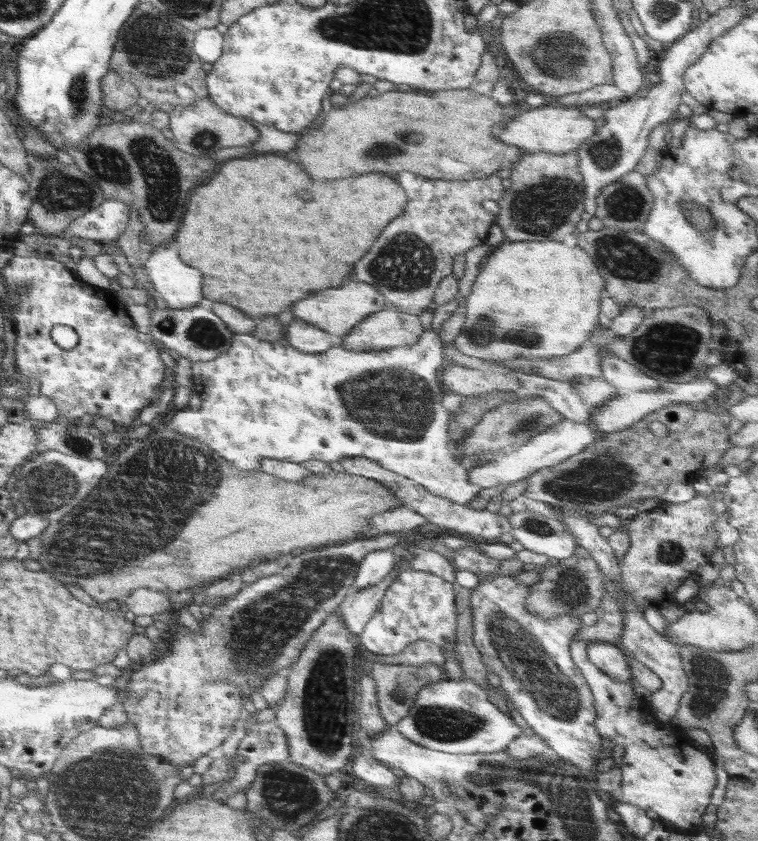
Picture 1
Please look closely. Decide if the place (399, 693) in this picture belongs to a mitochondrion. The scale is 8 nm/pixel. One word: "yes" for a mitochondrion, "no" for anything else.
yes

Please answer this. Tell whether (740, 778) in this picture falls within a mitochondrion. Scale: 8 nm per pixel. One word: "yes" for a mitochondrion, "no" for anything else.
no

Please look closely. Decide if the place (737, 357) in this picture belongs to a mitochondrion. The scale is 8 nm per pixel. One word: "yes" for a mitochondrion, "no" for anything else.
no

